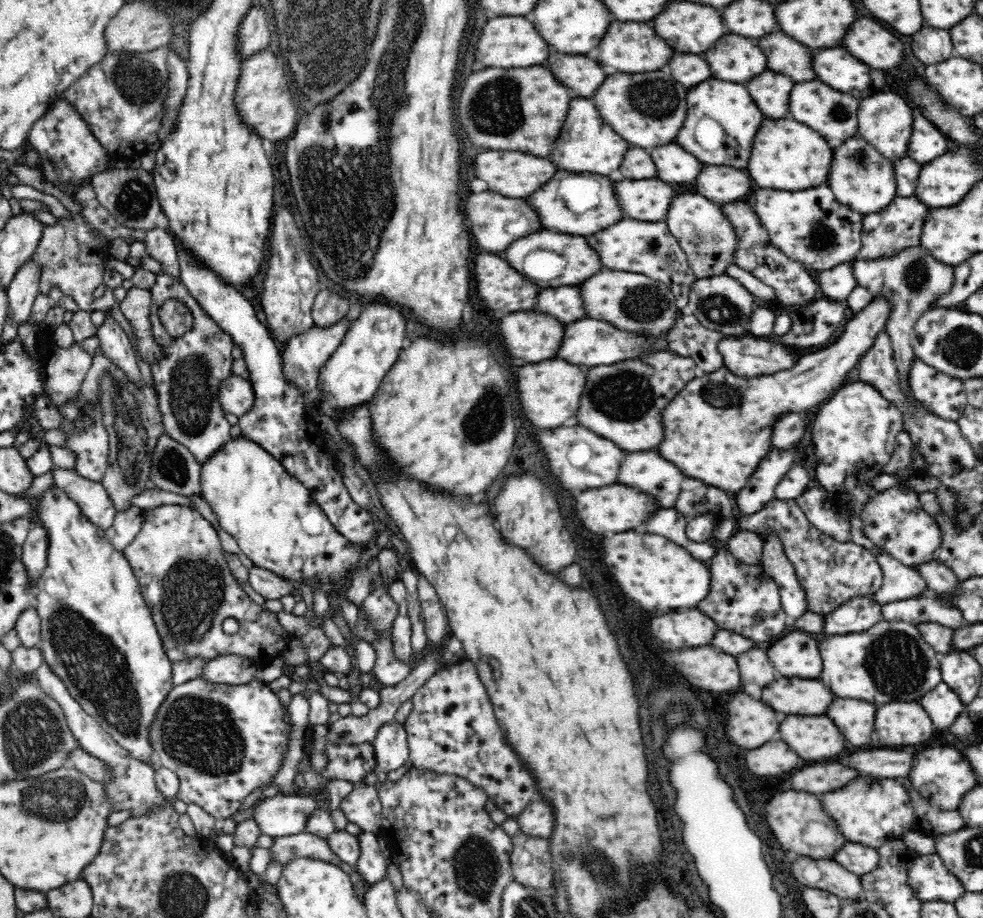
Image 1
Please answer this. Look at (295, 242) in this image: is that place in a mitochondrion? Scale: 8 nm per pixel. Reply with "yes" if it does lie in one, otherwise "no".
yes

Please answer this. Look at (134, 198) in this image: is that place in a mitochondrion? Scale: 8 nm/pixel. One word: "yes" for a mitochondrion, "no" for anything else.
yes

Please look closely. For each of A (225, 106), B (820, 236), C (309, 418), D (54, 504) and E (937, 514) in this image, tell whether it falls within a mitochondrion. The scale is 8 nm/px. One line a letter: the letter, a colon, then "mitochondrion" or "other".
A: other
B: mitochondrion
C: other
D: other
E: other

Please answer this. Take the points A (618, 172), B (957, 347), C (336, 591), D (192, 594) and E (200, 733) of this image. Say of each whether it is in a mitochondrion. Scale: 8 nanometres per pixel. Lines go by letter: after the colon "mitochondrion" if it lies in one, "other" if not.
A: other
B: mitochondrion
C: other
D: mitochondrion
E: mitochondrion

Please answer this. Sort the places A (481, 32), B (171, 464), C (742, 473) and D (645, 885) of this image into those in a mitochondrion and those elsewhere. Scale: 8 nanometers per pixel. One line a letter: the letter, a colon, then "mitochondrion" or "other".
A: other
B: mitochondrion
C: other
D: other

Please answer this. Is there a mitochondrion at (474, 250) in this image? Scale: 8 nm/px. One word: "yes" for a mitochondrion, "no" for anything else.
no

